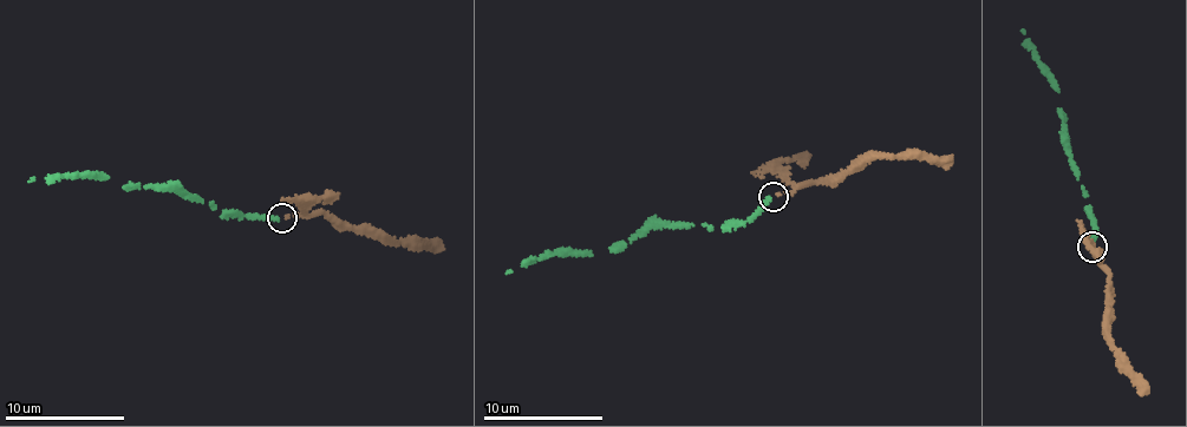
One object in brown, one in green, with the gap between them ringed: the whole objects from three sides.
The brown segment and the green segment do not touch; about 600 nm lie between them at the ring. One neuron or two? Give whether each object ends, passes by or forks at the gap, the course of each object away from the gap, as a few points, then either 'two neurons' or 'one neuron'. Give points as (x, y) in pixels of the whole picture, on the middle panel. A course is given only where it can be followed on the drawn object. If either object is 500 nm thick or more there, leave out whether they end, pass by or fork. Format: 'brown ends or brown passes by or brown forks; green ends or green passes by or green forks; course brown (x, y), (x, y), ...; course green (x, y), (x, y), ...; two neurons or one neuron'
brown ends; green ends; course brown (778, 196), (879, 157), (911, 151), (952, 163); course green (769, 196), (745, 221), (725, 228), (703, 224), (650, 228), (613, 248), (592, 255), (556, 254), (506, 273); one neuron

